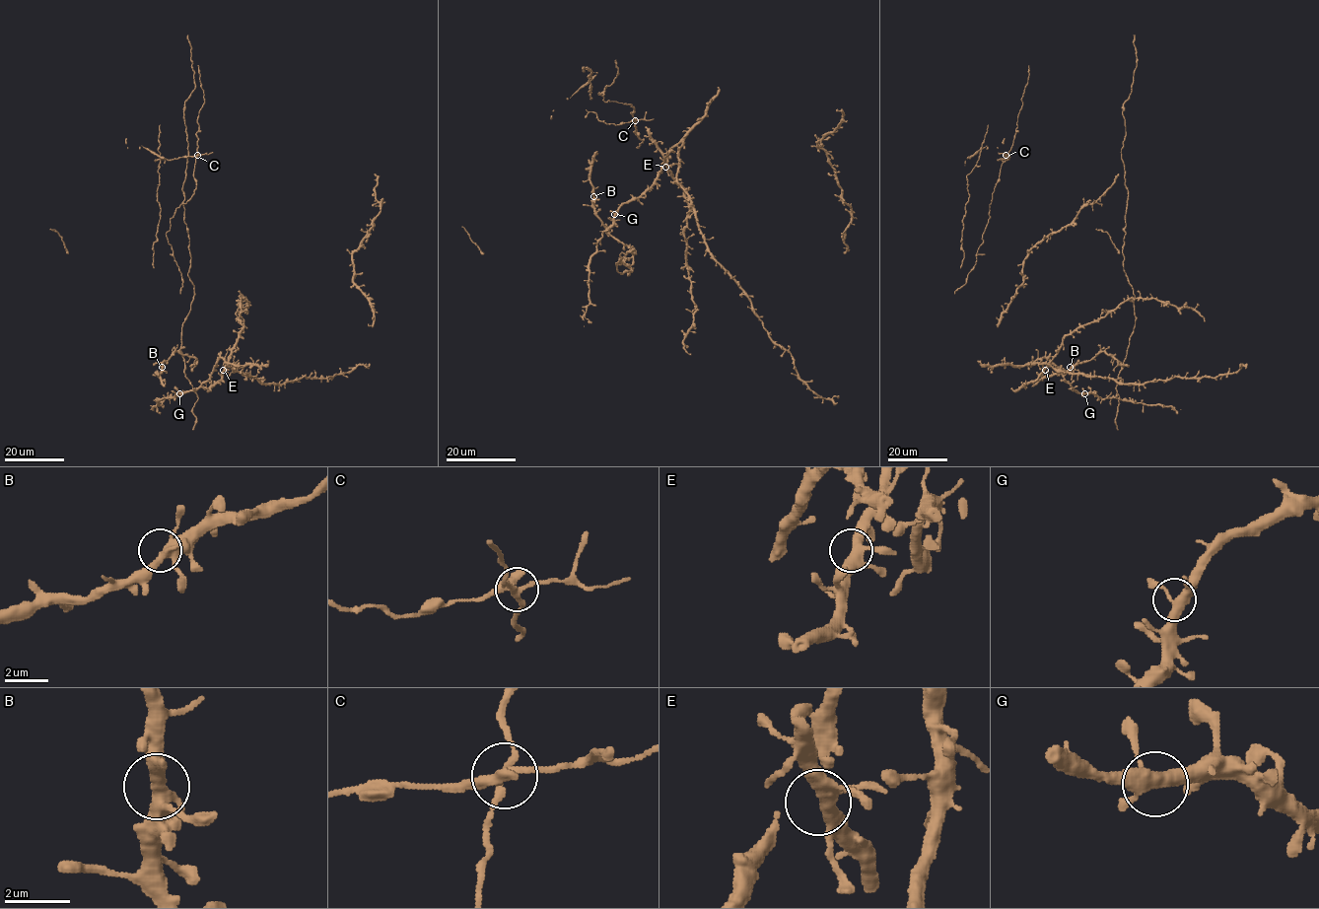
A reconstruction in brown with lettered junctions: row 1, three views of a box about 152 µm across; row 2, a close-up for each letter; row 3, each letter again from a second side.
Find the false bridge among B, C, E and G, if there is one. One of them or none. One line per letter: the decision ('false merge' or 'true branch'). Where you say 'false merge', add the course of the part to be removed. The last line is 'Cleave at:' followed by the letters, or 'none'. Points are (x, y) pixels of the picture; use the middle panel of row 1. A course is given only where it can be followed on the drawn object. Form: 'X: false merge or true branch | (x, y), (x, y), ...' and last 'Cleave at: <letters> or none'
B: true branch
C: false merge | (635, 120), (616, 125), (605, 123), (590, 111), (585, 117)
E: true branch
G: true branch
Cleave at: C

